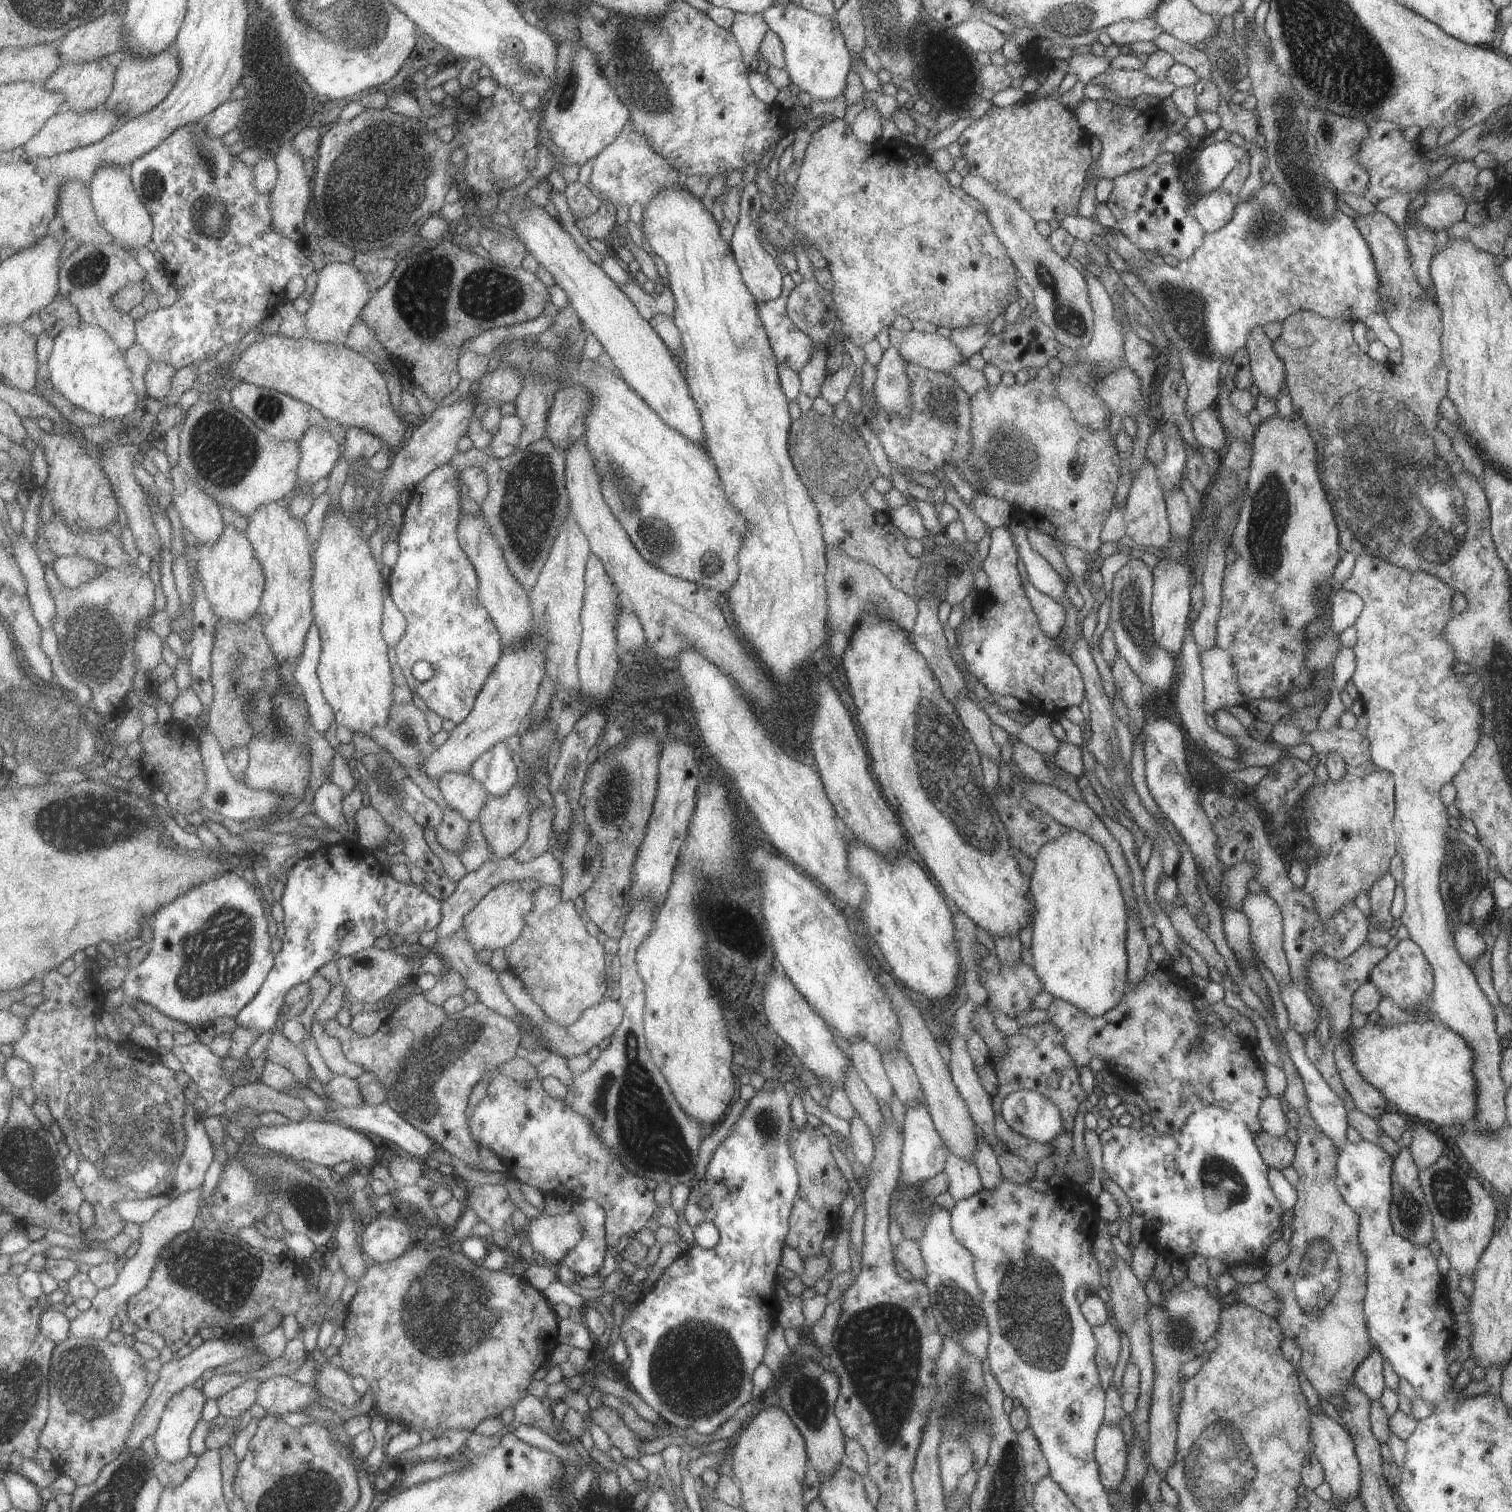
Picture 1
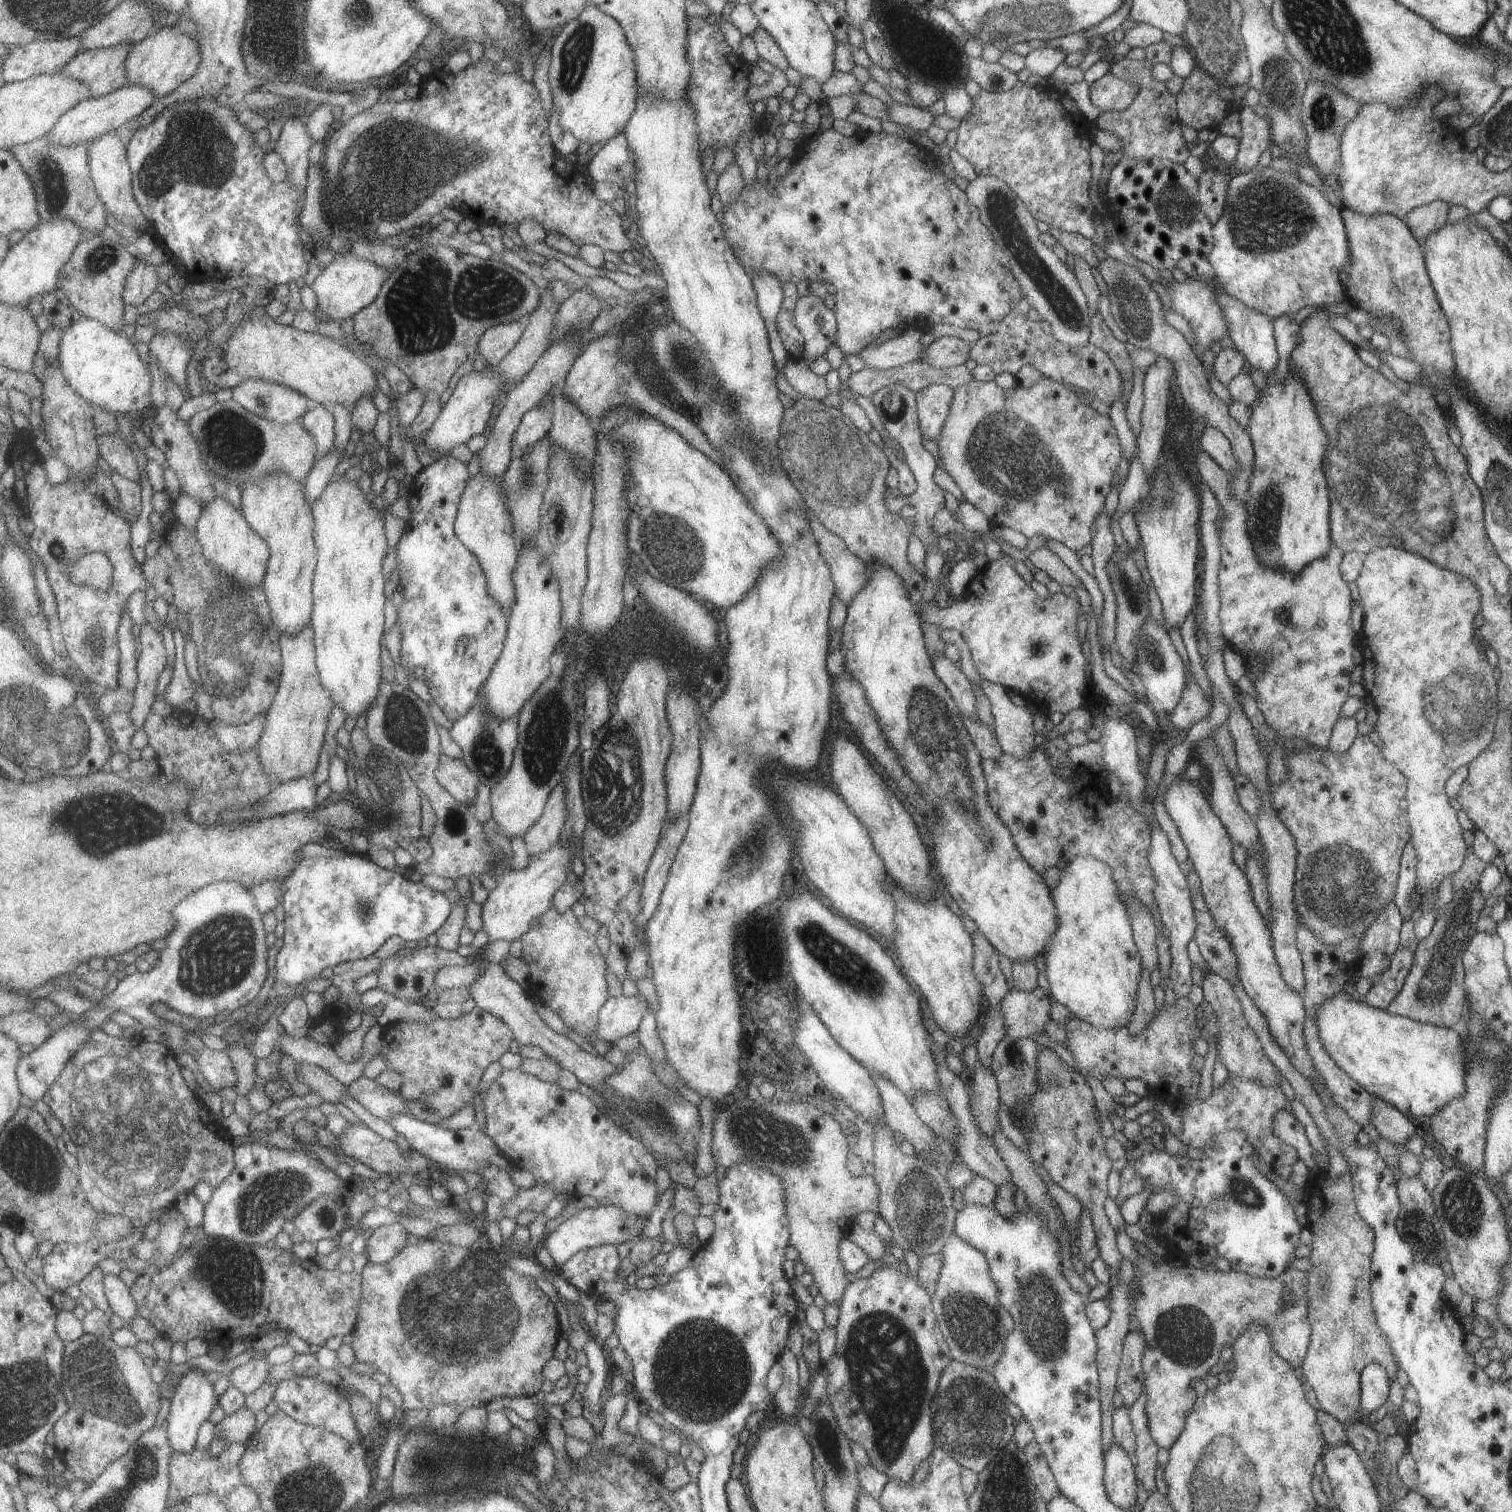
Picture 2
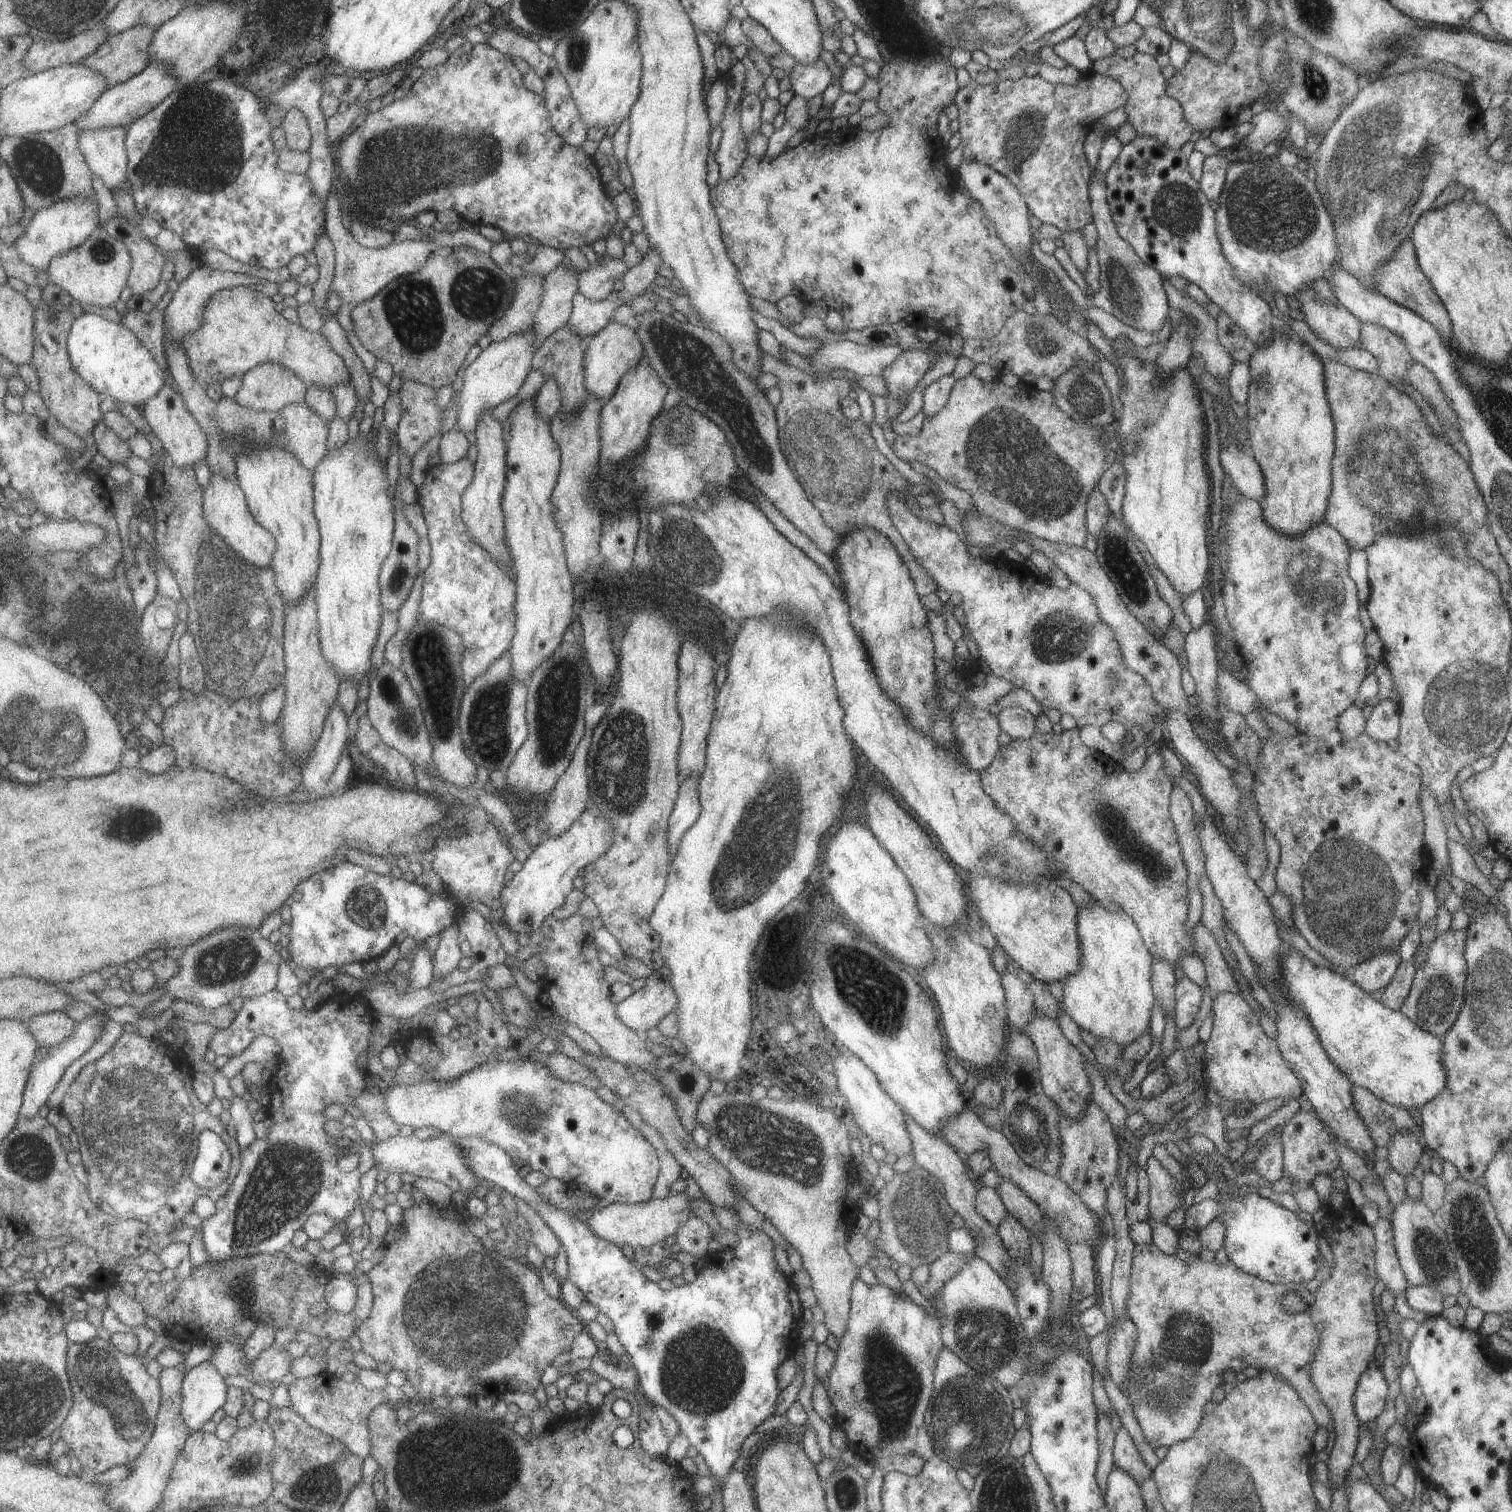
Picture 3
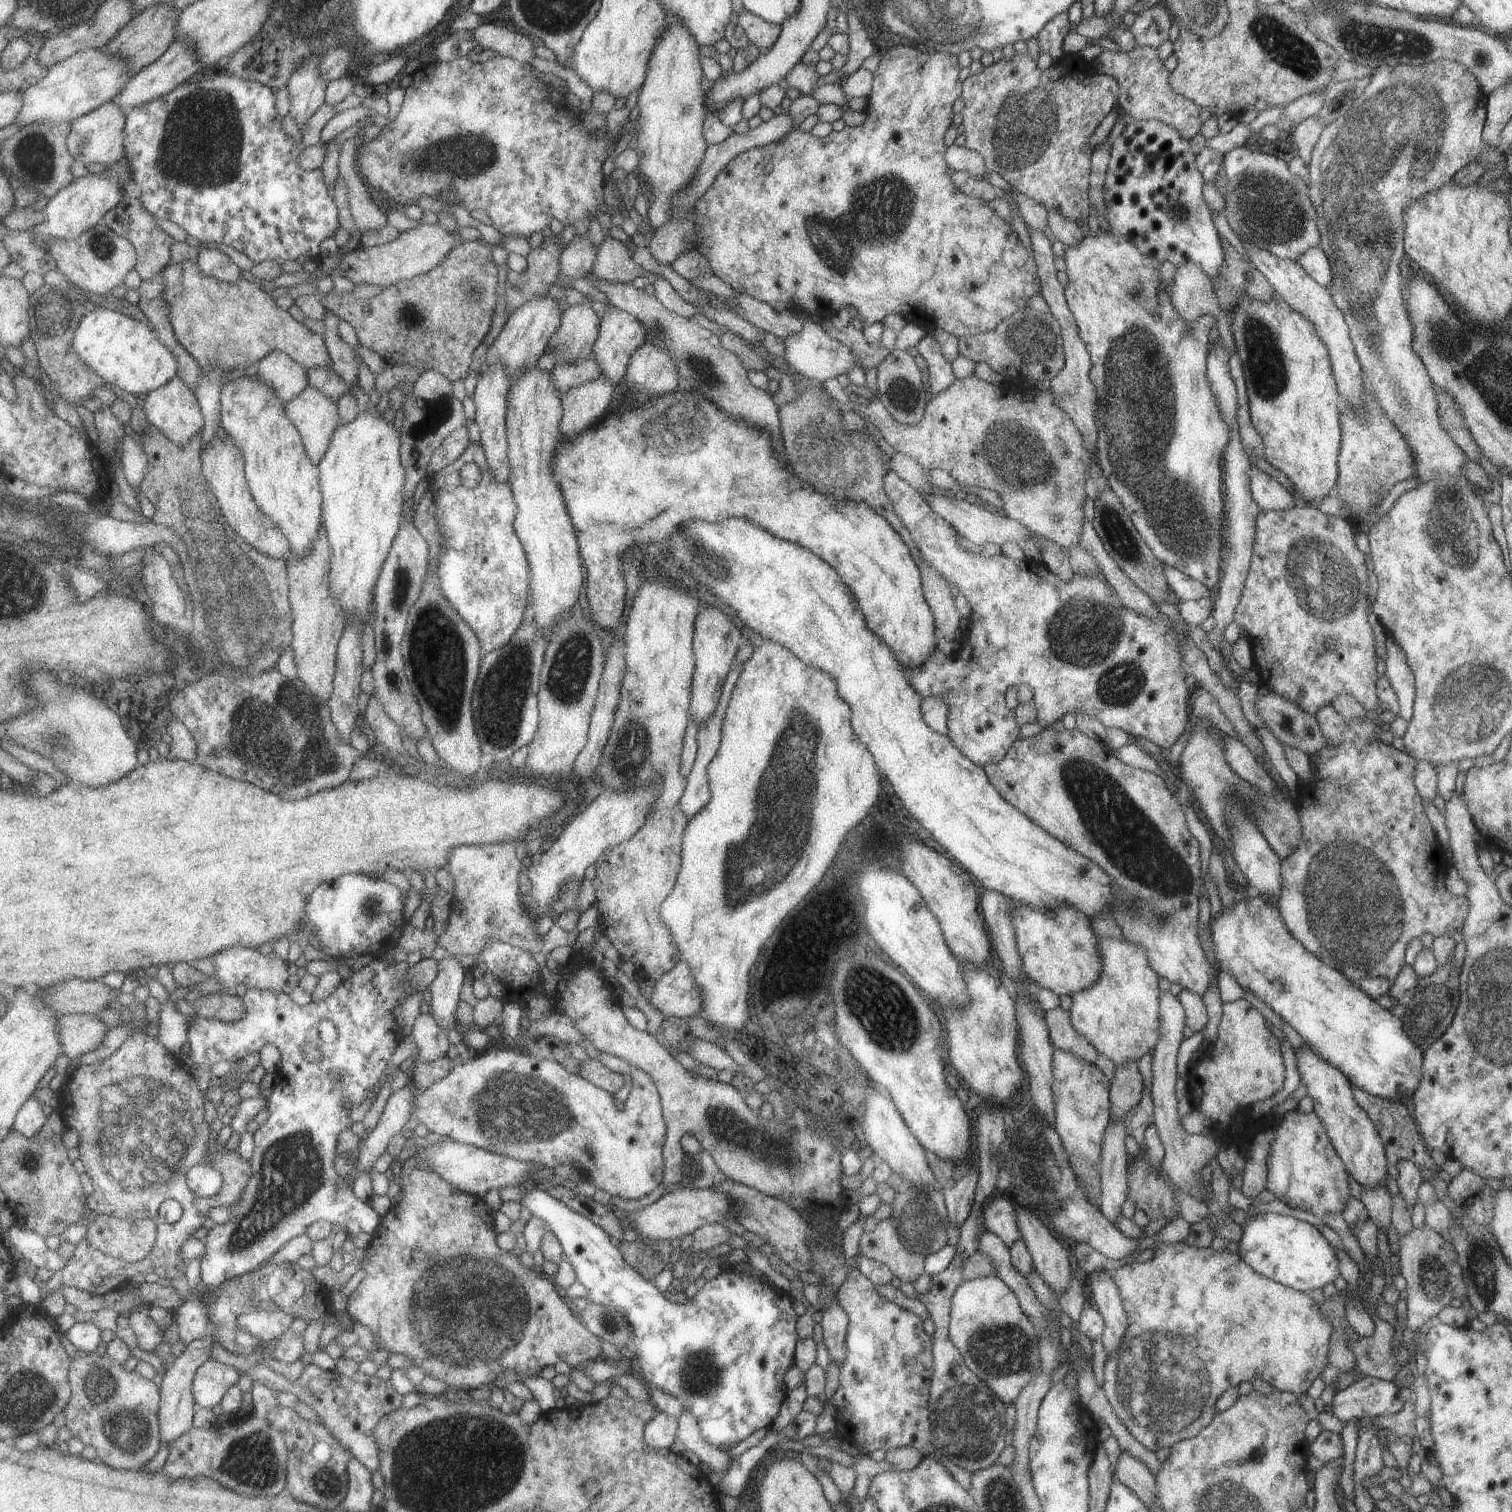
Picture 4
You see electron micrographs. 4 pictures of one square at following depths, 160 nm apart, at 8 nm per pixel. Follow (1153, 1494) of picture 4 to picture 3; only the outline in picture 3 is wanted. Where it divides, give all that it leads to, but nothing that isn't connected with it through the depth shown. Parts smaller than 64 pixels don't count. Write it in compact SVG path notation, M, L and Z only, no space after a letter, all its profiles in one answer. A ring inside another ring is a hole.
M1123 1427L1114 1434L1114 1447L1112 1448L1114 1464L1119 1470L1127 1473L1138 1485L1152 1474L1152 1470L1145 1465L1143 1458L1135 1449L1131 1437Z

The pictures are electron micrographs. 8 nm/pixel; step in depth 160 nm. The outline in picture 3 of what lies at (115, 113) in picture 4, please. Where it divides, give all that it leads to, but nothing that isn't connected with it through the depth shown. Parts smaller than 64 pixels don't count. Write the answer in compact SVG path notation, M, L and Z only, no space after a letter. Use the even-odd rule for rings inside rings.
M101 127L80 131L79 148L87 164L111 192L130 183L127 133L128 127Z

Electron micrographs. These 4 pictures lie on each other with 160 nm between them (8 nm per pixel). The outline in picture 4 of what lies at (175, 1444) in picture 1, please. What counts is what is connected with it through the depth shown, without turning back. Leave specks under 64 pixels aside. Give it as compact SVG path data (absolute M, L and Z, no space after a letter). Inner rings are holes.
M209 1359L197 1371L194 1380L194 1395L198 1408L210 1408L221 1403L226 1392L241 1378L241 1372L234 1366L220 1360Z

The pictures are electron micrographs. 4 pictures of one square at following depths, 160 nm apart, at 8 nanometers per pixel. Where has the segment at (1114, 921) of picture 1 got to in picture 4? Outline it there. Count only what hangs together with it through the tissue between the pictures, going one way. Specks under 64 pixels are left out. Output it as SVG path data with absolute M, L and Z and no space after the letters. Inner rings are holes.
M1099 938L1097 948L1102 968L1090 989L1076 991L1070 996L1070 1023L1115 1067L1127 1061L1137 1063L1144 1054L1152 1052L1160 1037L1159 977L1149 968L1146 950L1125 938Z

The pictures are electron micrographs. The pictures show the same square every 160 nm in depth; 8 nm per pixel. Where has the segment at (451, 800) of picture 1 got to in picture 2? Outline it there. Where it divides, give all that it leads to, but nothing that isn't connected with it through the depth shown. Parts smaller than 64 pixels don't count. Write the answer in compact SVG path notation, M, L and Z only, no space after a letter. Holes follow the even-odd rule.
M441 754L438 759L437 779L456 801L466 804L475 797L478 778L462 759Z

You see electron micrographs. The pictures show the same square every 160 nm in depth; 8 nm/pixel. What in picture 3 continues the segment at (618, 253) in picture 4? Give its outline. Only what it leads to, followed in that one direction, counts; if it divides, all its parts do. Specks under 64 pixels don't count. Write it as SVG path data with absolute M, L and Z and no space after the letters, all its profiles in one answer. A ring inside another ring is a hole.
M601 255L597 264L589 264L585 271L578 274L578 292L585 295L588 299L602 301L609 293L613 292L613 284L618 278L622 278L628 266L617 258L610 258Z

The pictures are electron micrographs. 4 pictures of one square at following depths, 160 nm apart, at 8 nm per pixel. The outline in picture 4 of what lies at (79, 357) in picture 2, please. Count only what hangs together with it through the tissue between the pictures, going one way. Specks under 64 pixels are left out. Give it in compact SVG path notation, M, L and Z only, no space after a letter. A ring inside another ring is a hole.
M101 306L83 317L74 338L74 347L107 384L113 384L134 396L147 394L169 383L179 370L178 356L162 343L149 322Z

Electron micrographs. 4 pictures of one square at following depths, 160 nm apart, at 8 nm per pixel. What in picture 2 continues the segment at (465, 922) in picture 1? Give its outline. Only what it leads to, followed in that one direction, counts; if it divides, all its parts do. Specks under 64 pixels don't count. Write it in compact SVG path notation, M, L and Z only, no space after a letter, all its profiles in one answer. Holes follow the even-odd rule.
M565 842L555 843L543 852L528 857L527 864L520 869L506 867L504 873L496 877L497 886L487 895L481 908L482 928L488 940L497 939L511 942L528 931L531 920L541 916L551 907L551 897L565 883L565 874L571 868L570 846Z

